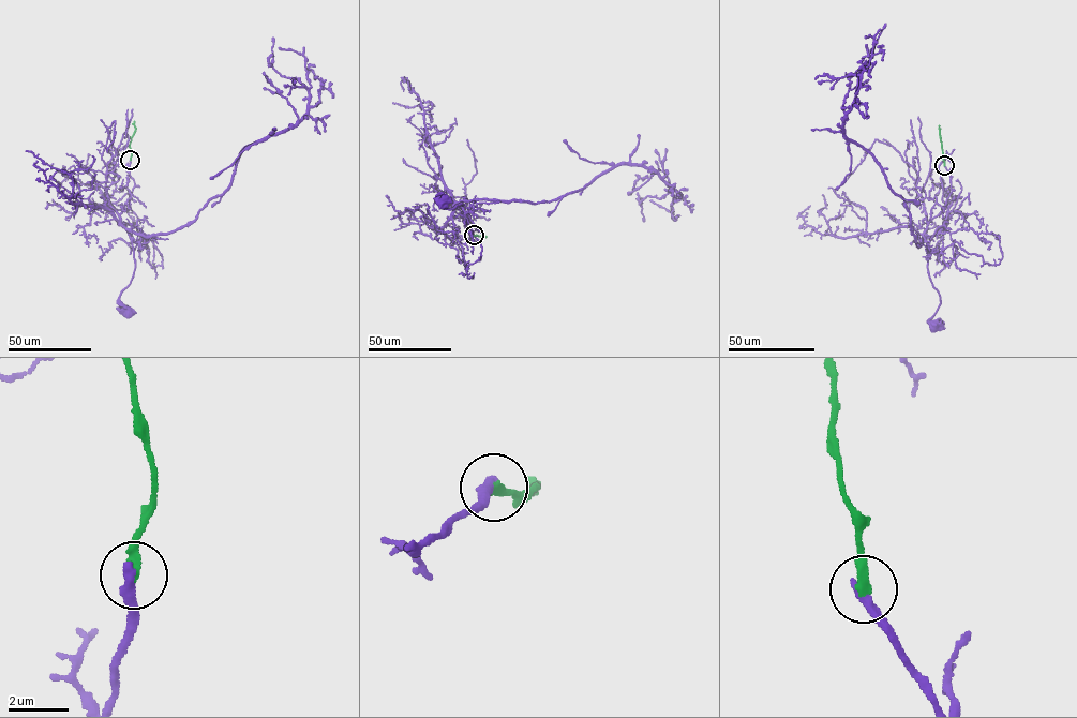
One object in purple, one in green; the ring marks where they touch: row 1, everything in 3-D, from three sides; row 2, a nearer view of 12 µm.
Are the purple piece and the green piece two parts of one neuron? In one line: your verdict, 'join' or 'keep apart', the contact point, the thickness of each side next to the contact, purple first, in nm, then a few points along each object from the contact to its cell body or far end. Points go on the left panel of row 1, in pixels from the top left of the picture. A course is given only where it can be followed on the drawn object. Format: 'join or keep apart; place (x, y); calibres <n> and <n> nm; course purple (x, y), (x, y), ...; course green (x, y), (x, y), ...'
join; place (130, 160); calibres 360 and 320 nm; course purple (130, 160), (134, 187), (130, 207), (120, 217), (134, 262), (133, 275), (119, 299), (128, 312); course green (131, 160), (134, 121)

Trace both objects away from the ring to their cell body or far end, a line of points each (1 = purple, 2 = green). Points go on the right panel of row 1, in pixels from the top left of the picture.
1: (944, 165), (951, 192), (944, 210), (932, 218), (923, 235), (928, 272), (941, 303), (930, 319), (936, 326)
2: (944, 165), (939, 125)

